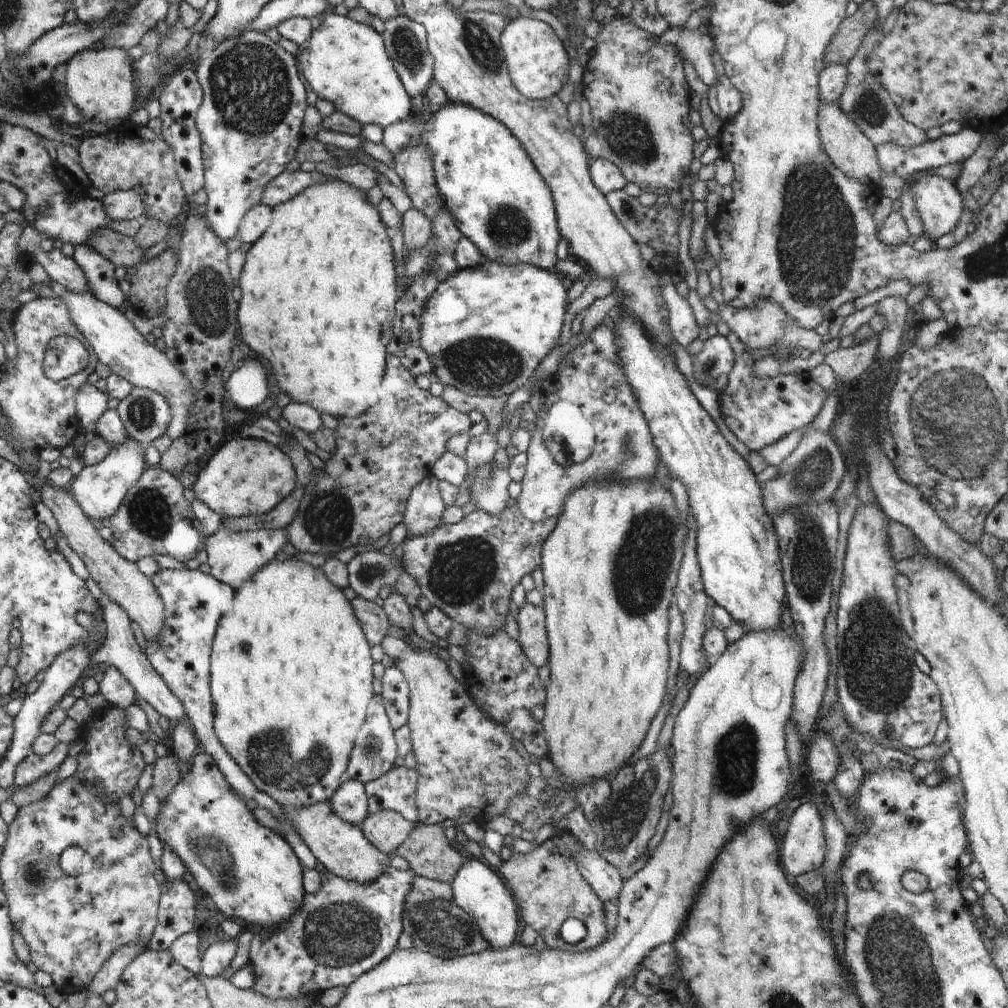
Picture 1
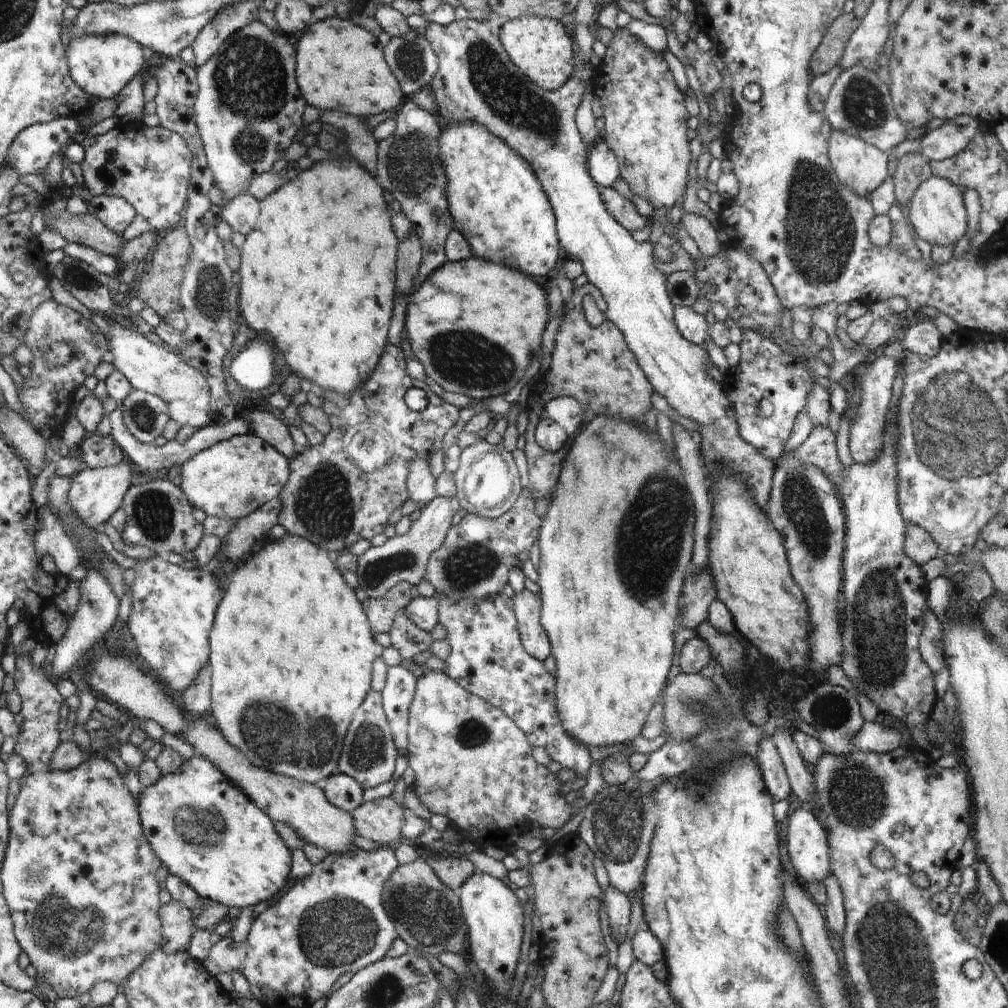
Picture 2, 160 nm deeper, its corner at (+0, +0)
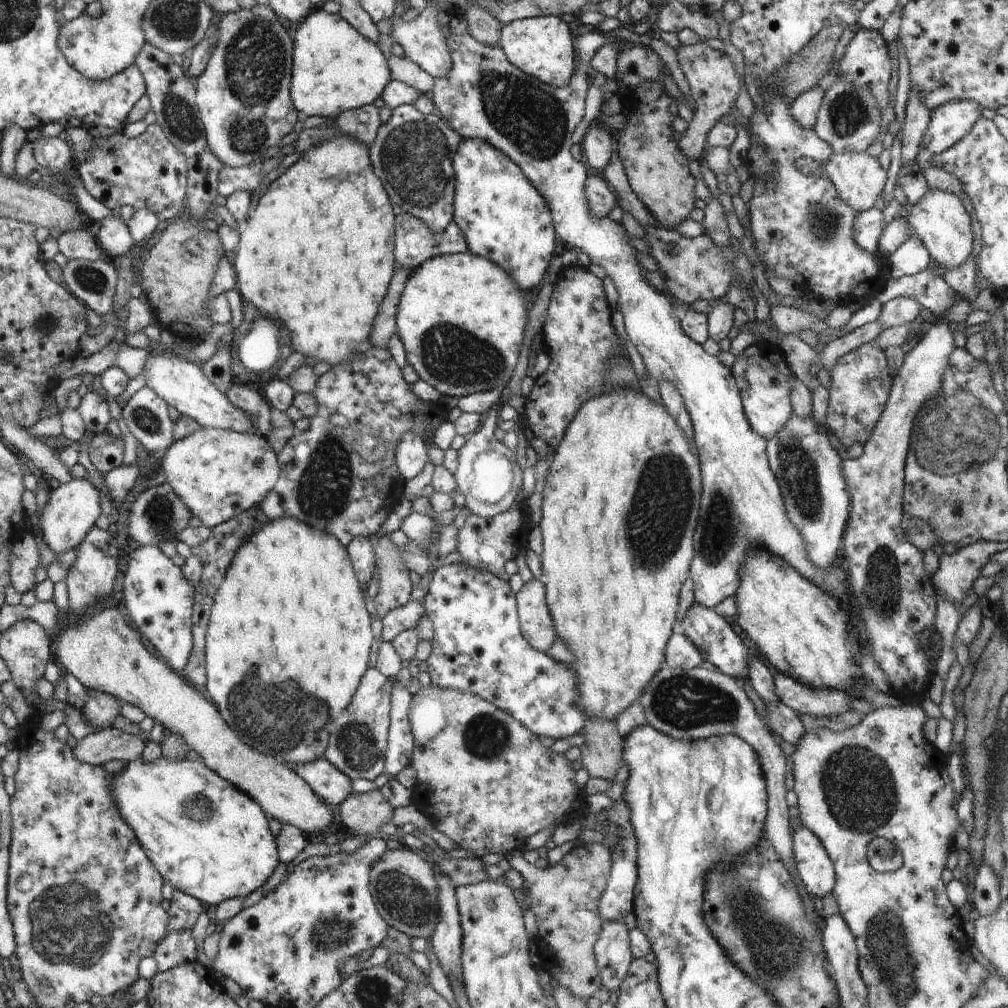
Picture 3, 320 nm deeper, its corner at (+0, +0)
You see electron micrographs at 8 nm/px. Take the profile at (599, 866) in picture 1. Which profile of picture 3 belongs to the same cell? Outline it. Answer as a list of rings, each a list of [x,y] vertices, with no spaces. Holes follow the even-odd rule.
[[[623,921],[604,923],[594,954],[601,987],[616,992],[624,982],[633,959],[630,950],[629,930]]]

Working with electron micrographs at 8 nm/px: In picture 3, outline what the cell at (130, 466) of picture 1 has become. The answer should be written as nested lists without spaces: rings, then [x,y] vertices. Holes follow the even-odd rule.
[[[72,479],[65,485],[52,488],[39,517],[43,541],[55,554],[64,554],[77,548],[101,513],[98,492],[87,480]]]

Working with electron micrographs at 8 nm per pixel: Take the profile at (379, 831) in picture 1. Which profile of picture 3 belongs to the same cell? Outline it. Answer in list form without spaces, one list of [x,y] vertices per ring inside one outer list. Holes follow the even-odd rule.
[[[374,789],[367,793],[354,794],[352,792],[350,796],[339,805],[339,814],[340,818],[342,818],[342,824],[346,826],[348,832],[352,835],[363,834],[369,837],[377,836],[380,826],[393,819],[394,809],[379,789]]]

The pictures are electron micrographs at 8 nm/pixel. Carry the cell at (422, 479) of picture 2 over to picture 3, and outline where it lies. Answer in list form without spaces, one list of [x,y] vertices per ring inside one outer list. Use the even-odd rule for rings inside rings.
[[[404,433],[397,442],[395,459],[404,480],[409,481],[420,474],[429,459],[423,438],[414,433]]]

